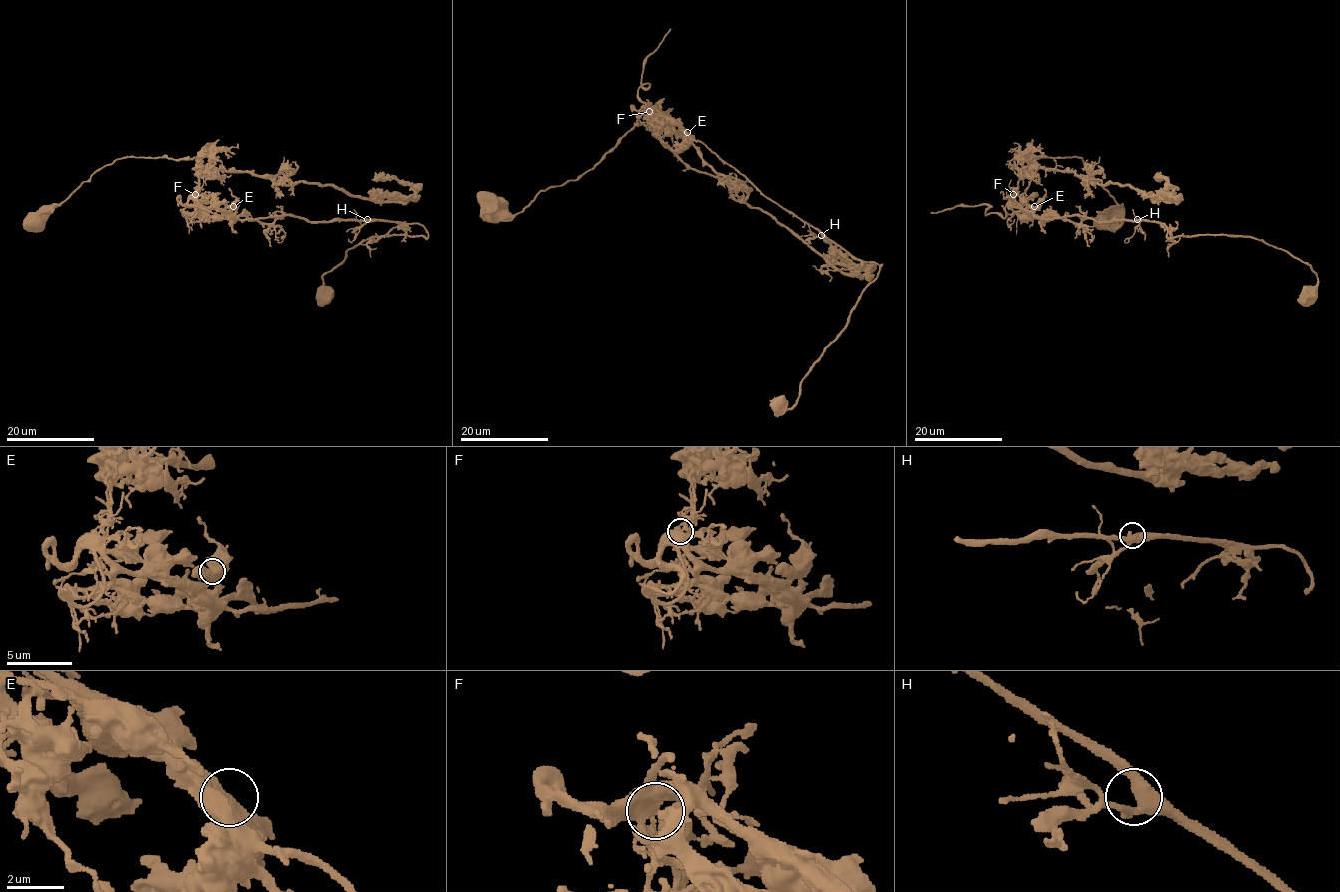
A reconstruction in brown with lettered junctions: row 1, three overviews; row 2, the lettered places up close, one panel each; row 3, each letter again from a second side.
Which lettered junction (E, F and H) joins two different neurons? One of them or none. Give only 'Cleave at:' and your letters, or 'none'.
Cleave at: F

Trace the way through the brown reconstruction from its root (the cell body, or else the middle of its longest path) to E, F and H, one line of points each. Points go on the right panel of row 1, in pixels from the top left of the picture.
E: (1307, 294), (1317, 282), (1312, 268), (1251, 237), (1168, 237), (1164, 224), (1147, 221), (1040, 219), (1034, 206)
F: (1307, 294), (1312, 268), (1261, 240), (1040, 219), (1013, 194)
H: (1307, 294), (1316, 288), (1317, 276), (1307, 264), (1282, 249), (1242, 236), (1168, 237), (1164, 224), (1137, 219)

